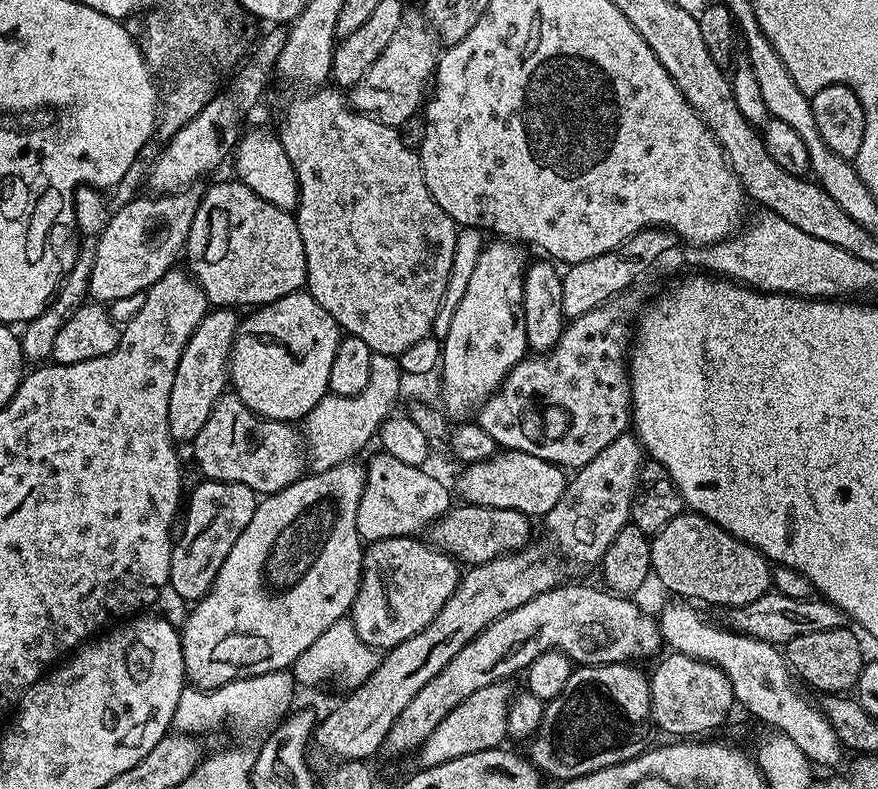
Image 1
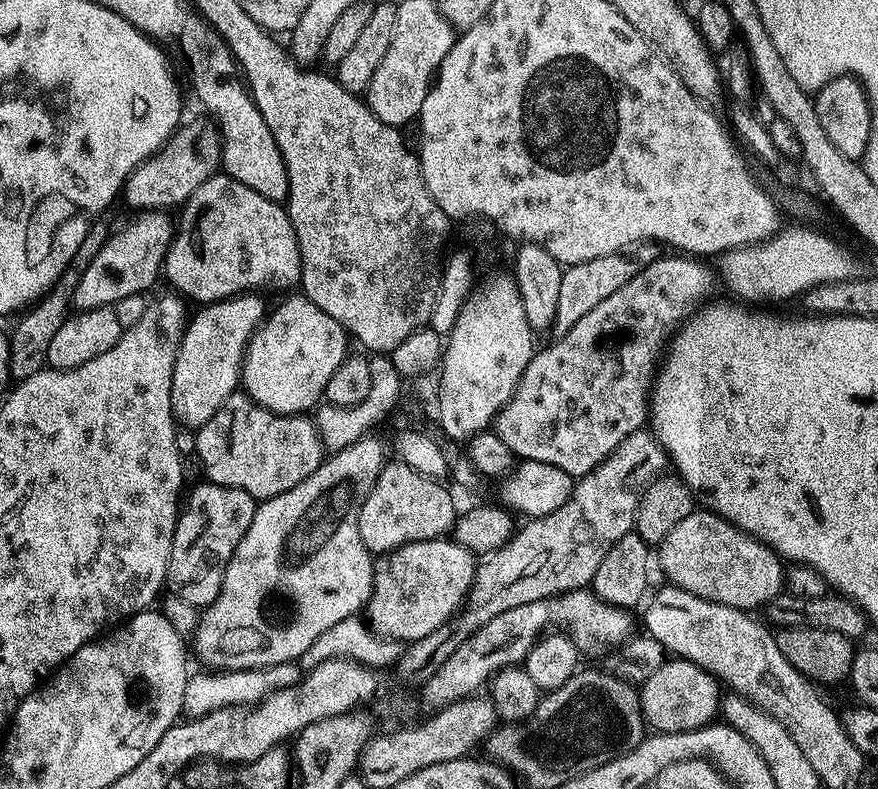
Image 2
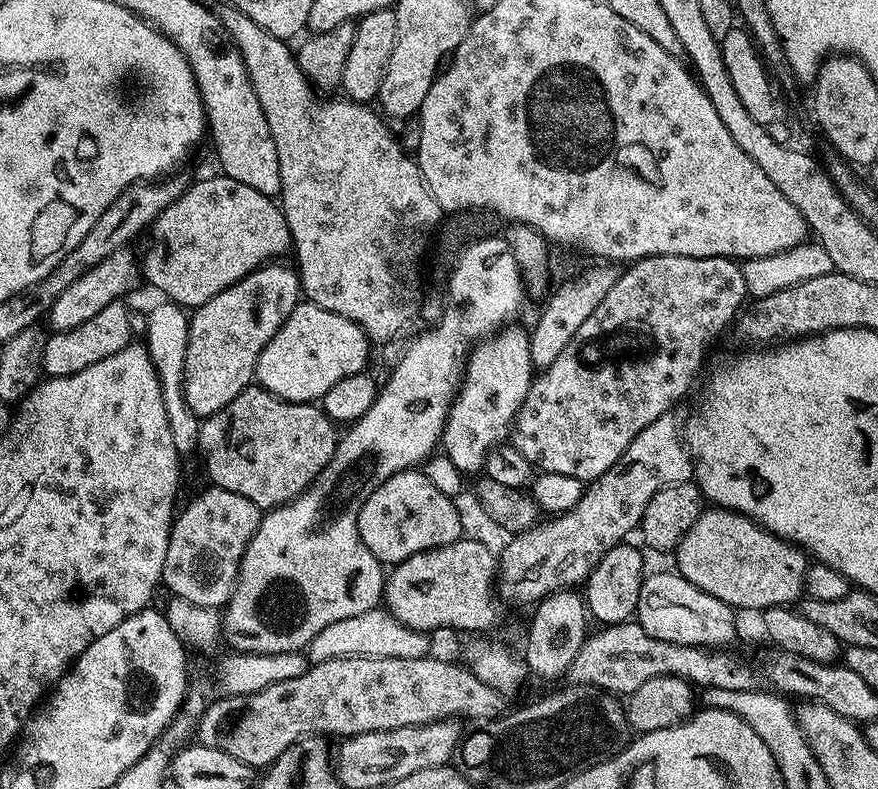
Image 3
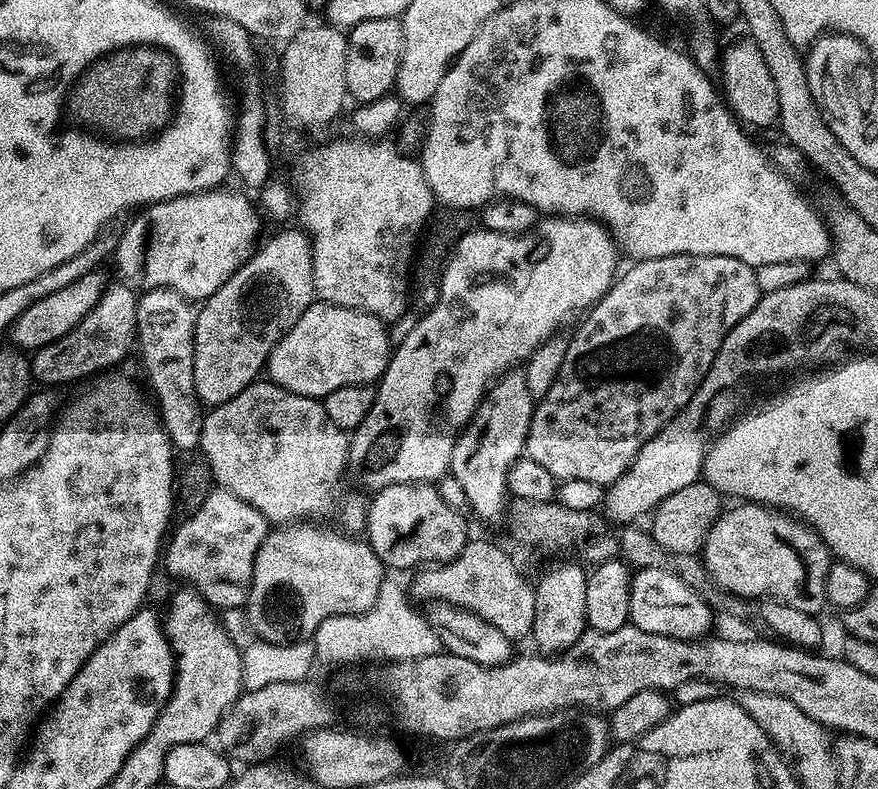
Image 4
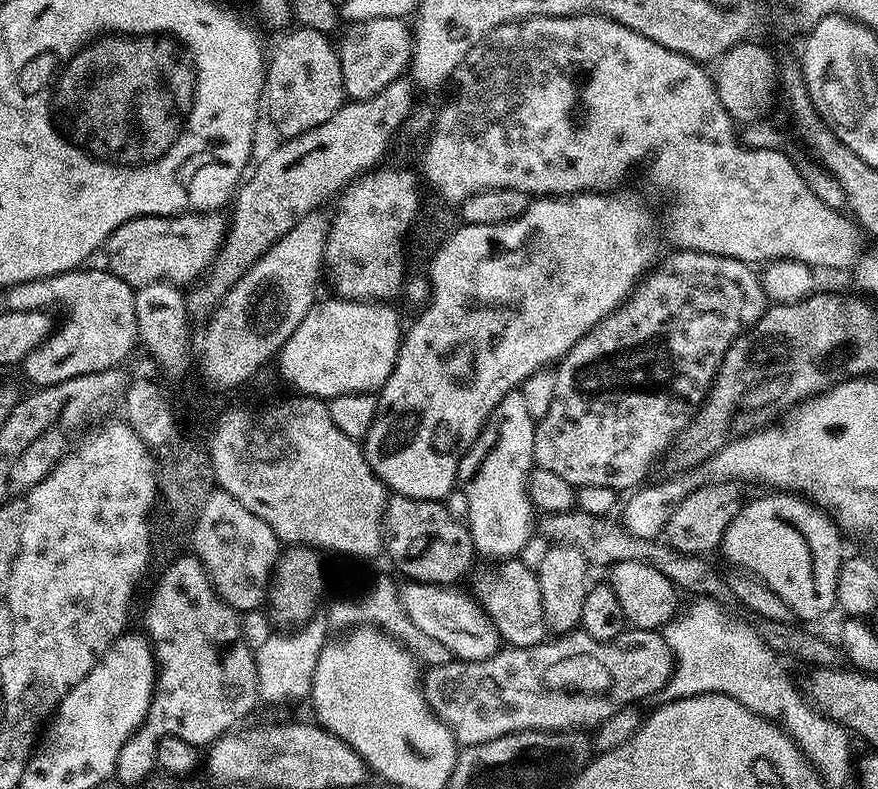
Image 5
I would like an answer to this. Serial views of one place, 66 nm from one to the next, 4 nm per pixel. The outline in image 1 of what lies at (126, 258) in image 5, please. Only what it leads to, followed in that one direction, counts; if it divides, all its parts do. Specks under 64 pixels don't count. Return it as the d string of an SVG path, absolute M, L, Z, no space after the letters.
M239 179L224 180L221 184L212 184L200 198L200 205L194 214L194 222L190 226L190 234L188 235L188 243L186 245L186 256L188 252L187 271L196 277L200 283L200 288L206 294L209 305L218 308L239 309L239 304L252 304L248 306L263 306L265 304L274 304L278 298L286 298L290 294L301 291L308 283L308 271L306 270L306 250L302 246L302 234L298 234L298 226L296 225L296 217L293 213L286 210L278 210L278 206L270 206L270 202L266 202L266 198L258 198L258 194L254 194L254 190L250 190L250 186L241 184Z

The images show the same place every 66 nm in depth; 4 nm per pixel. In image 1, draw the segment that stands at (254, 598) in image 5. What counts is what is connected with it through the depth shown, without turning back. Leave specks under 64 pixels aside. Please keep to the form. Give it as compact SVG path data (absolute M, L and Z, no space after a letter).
M207 478L199 481L201 484L192 492L192 497L187 497L186 511L182 516L184 529L179 529L178 539L172 546L172 565L168 575L168 583L188 602L195 602L204 597L210 590L214 578L218 578L218 570L222 570L222 562L226 562L226 554L234 547L234 542L242 538L242 530L250 526L250 518L254 518L254 510L258 503L258 494L250 490L250 486L238 482L226 482L225 480L210 480Z

